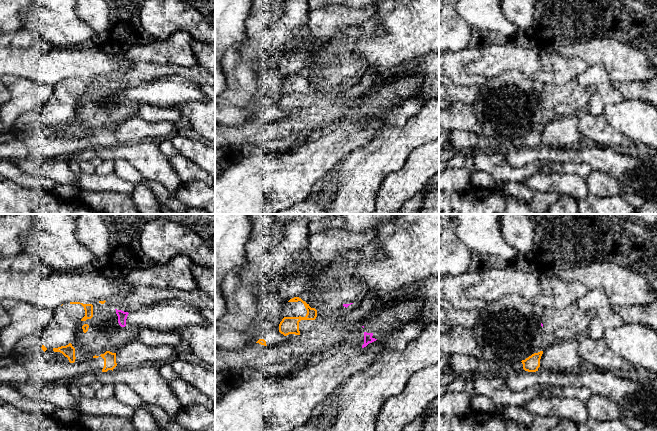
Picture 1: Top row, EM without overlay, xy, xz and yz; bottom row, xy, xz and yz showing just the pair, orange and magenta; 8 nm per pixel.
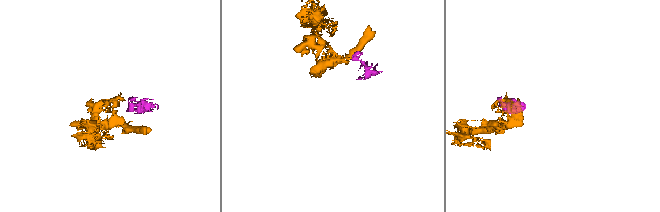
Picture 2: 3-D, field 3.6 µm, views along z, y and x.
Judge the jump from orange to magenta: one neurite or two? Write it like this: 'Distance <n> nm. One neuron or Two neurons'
Distance 100 nm. Two neurons

